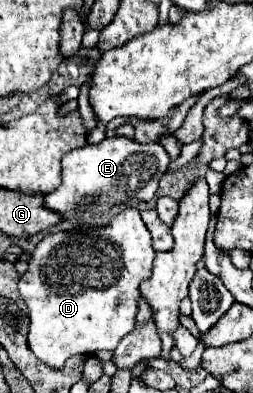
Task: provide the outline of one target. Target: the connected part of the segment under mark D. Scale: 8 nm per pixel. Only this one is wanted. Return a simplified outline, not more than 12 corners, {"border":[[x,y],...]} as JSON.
{"border":[[140,210],[44,236],[20,276],[50,368],[134,328]]}

